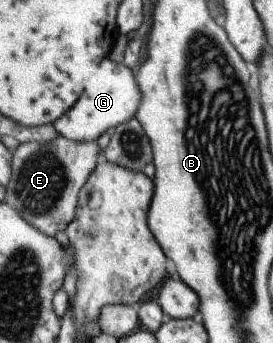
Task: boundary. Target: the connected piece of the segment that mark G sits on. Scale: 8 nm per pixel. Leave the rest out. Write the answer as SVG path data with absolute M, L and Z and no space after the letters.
M103 59L99 63L99 69L95 71L95 75L85 83L81 96L52 125L57 134L64 136L67 140L76 143L95 142L107 129L114 129L117 125L134 118L140 102L141 93L134 72L125 65L117 65L109 59Z

